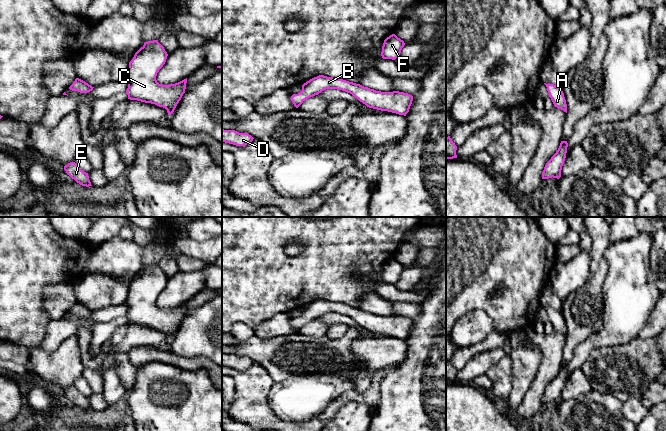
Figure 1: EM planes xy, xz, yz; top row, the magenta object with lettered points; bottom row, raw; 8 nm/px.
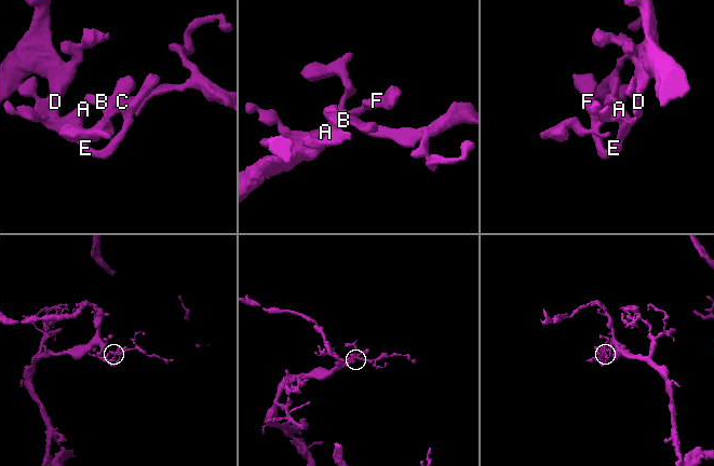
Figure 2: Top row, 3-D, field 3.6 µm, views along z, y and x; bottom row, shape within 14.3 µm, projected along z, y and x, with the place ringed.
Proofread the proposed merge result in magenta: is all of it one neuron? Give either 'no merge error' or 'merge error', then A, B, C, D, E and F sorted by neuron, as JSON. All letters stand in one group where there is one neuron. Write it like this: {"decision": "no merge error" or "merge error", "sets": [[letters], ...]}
{"decision": "no merge error", "sets": [["A", "B", "C", "D", "E", "F"]]}

